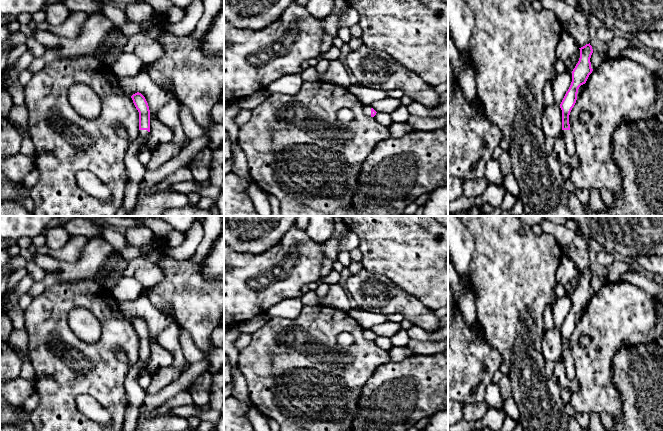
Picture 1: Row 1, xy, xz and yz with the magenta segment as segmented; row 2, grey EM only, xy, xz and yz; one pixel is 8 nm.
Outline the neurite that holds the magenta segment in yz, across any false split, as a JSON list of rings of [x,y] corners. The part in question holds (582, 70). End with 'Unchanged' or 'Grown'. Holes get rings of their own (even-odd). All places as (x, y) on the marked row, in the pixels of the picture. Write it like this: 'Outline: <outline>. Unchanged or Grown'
Outline: [[[586,44],[580,49],[580,58],[575,68],[572,71],[572,82],[566,92],[560,108],[562,110],[562,131],[566,151],[569,156],[575,155],[575,140],[570,129],[569,115],[577,100],[578,89],[585,84],[589,75],[592,73],[590,58],[593,53],[592,46]]]. Grown

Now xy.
Outline: [[[137,92],[133,94],[131,98],[139,112],[139,134],[132,138],[124,128],[117,128],[119,136],[127,137],[130,140],[130,145],[124,159],[127,172],[127,185],[122,204],[128,216],[130,216],[136,205],[140,183],[147,171],[146,166],[139,161],[137,154],[145,144],[150,132],[150,110],[145,97],[141,93]]]. Grown

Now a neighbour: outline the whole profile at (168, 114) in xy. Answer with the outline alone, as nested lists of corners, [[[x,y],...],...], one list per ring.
[[[167,83],[161,88],[172,95],[172,99],[158,110],[158,118],[165,126],[170,128],[172,140],[160,144],[153,151],[151,160],[146,165],[146,169],[151,171],[177,156],[189,140],[179,118],[180,102],[172,91],[172,85]]]

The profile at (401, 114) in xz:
[[[400,105],[397,107],[391,114],[391,119],[393,122],[403,123],[408,122],[409,118],[411,117],[408,108],[404,105]]]

